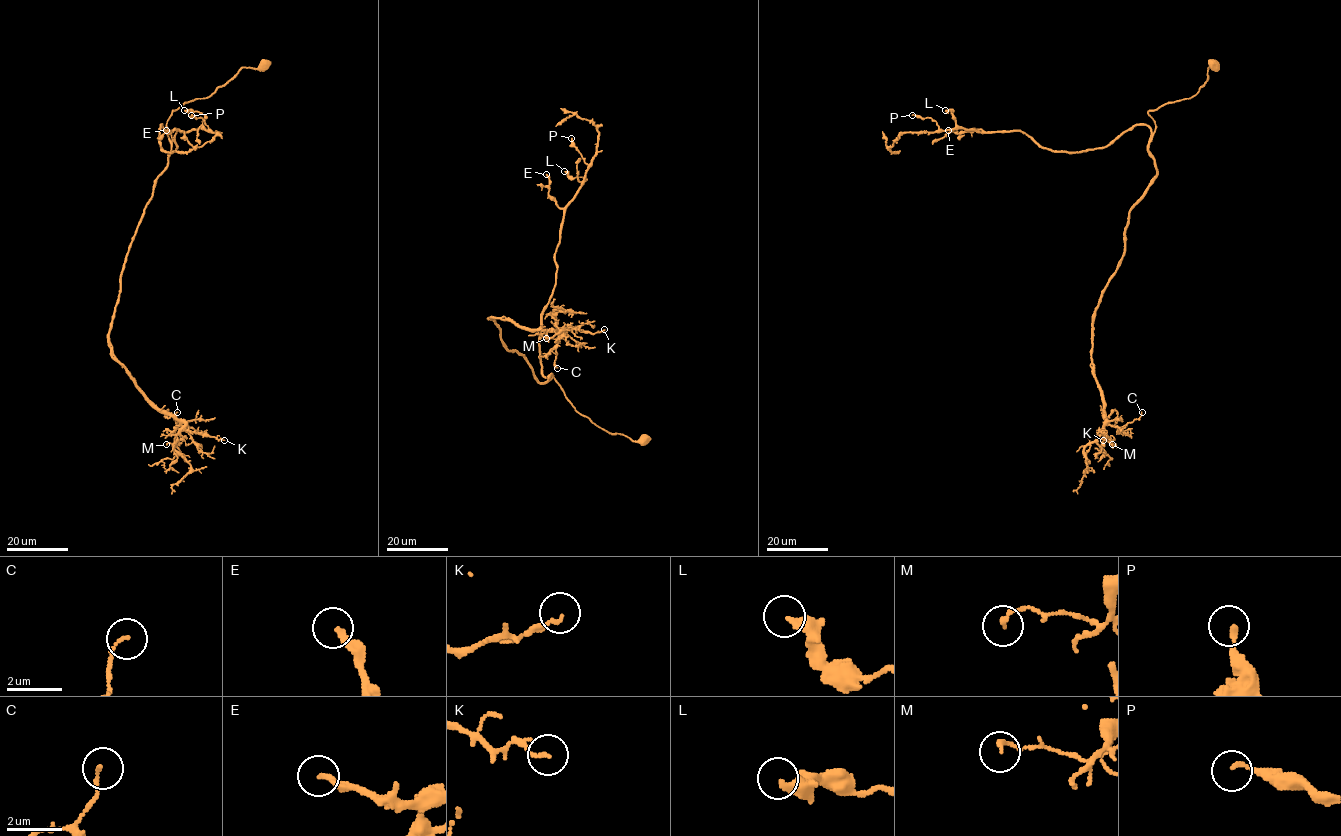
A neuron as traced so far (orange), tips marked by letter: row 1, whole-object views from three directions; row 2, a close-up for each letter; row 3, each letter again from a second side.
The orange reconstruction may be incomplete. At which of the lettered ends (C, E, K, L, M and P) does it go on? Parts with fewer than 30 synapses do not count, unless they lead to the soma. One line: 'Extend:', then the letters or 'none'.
Extend: E

